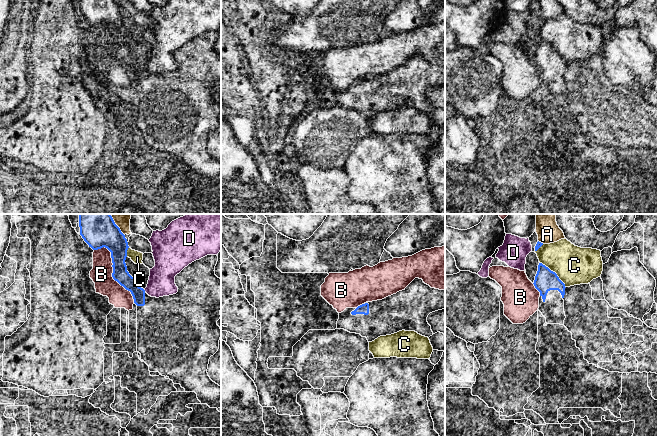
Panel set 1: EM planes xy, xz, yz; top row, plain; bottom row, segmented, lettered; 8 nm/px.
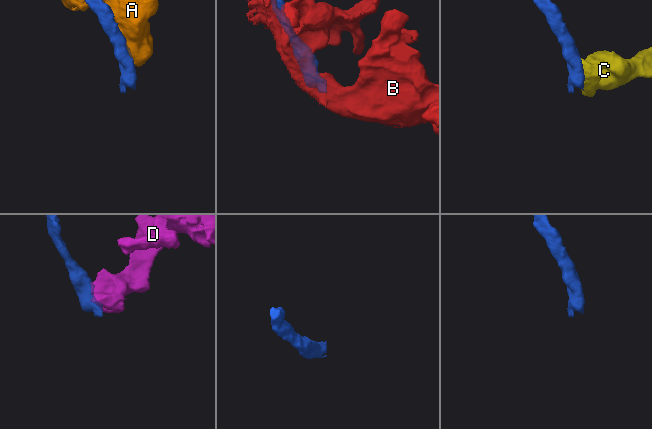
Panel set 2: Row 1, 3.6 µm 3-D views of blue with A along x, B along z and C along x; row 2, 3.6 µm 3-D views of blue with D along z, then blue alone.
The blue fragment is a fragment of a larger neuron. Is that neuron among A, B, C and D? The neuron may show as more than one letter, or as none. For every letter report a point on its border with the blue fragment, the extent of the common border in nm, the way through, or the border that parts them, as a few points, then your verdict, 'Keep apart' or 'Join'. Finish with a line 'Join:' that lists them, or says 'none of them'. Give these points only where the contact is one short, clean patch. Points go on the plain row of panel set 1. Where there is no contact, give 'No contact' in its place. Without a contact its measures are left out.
A: Touches blue at xy (120, 6). Shared border 120 nm. Keep apart
B: Touches blue at xy (113, 47). Shared border 550 nm. Keep apart
C: Touches blue at yz (555, 49). Shared border 300 nm. Keep apart
D: Touches blue at xy (144, 66). Shared border 30 nm. Boundary: xy (143, 65), (145, 67). Keep apart
Join: none of them

